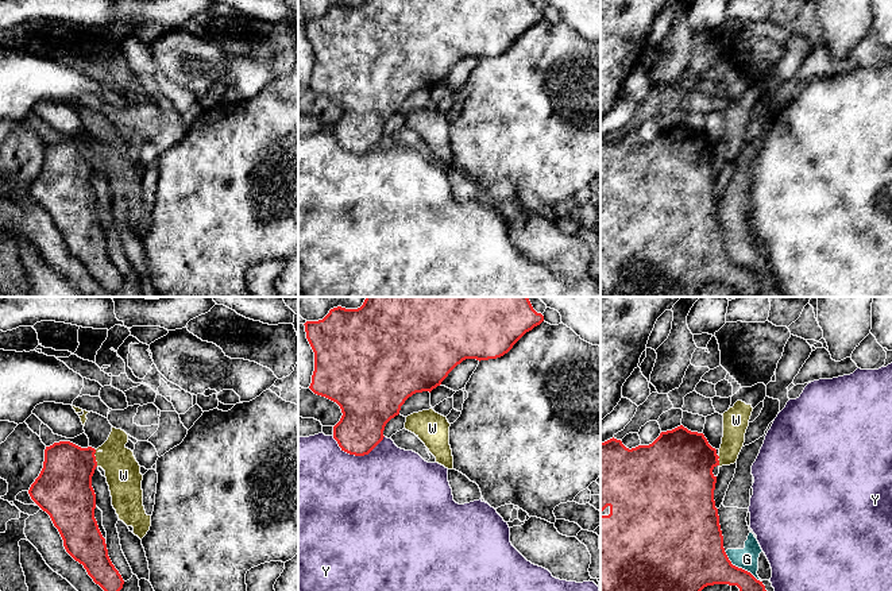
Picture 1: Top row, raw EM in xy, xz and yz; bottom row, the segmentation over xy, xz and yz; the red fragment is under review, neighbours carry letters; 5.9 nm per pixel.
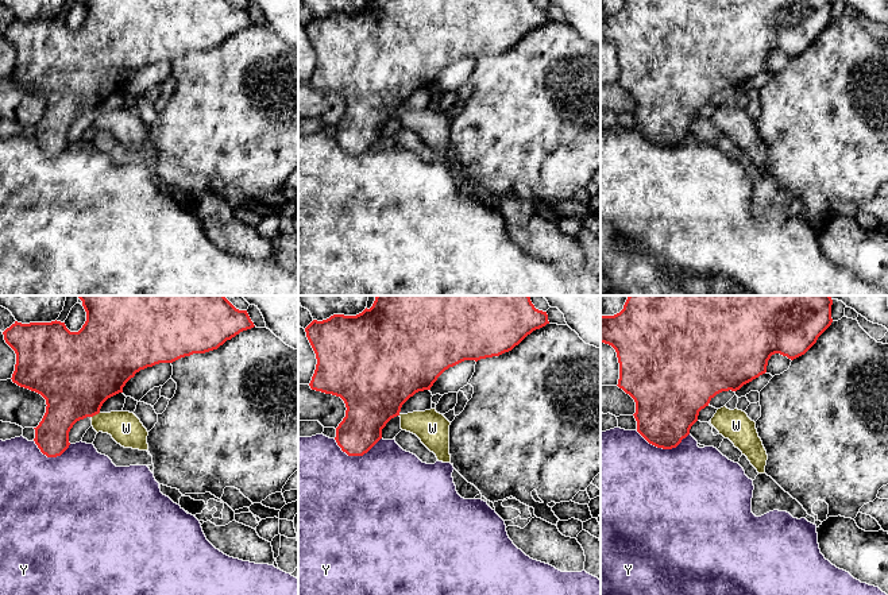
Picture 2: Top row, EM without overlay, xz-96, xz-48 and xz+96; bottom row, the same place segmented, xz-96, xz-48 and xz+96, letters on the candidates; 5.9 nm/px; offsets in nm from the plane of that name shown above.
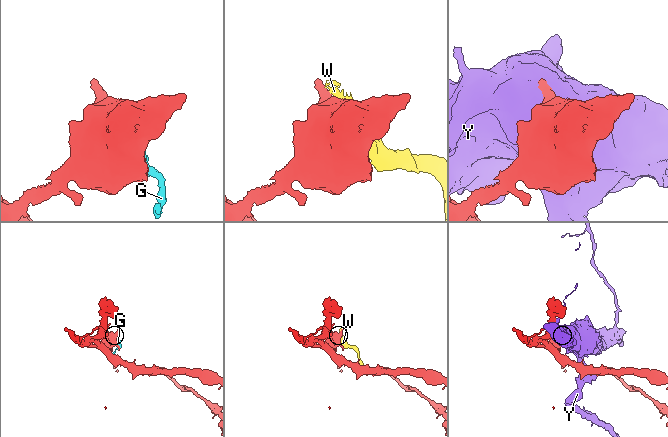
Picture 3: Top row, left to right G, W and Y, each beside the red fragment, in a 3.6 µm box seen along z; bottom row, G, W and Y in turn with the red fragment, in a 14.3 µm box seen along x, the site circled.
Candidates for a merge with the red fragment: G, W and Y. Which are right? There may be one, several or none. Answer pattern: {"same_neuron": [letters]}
{"same_neuron": []}

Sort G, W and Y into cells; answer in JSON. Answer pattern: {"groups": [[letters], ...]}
{"groups": [["G"], ["W"], ["Y"]]}

